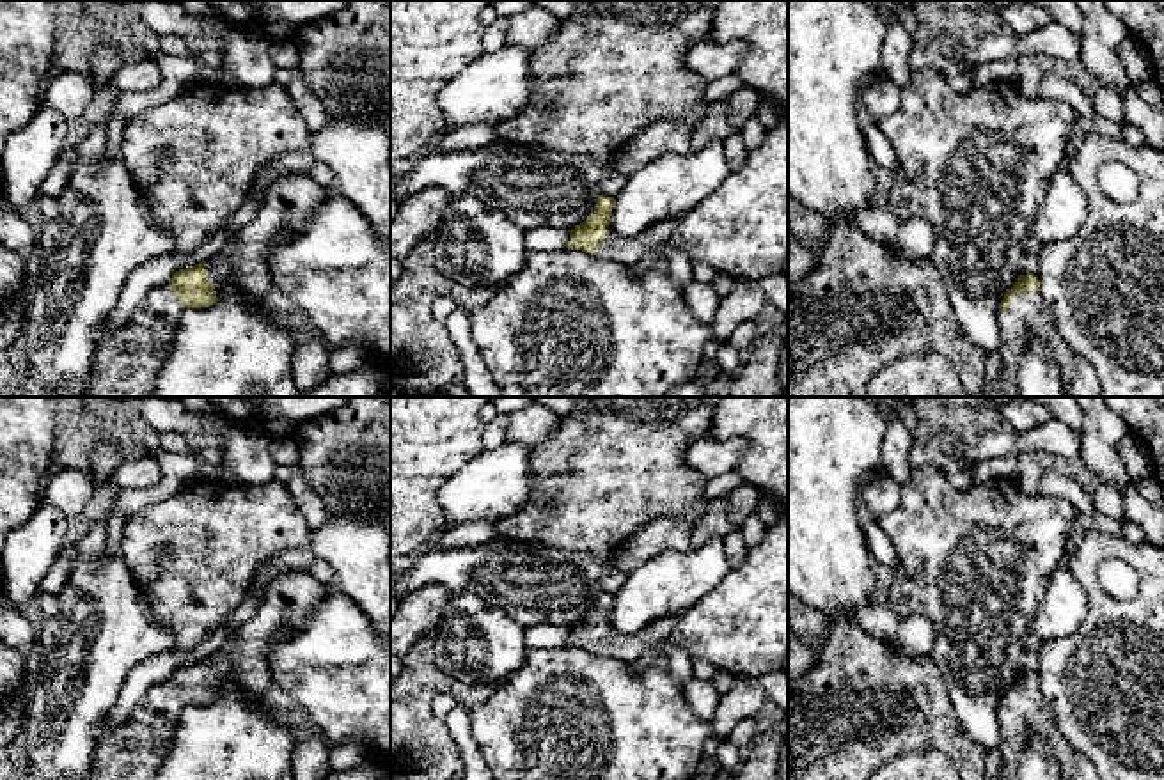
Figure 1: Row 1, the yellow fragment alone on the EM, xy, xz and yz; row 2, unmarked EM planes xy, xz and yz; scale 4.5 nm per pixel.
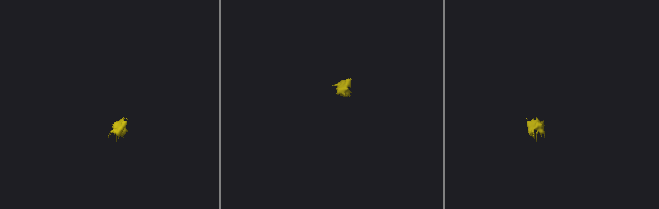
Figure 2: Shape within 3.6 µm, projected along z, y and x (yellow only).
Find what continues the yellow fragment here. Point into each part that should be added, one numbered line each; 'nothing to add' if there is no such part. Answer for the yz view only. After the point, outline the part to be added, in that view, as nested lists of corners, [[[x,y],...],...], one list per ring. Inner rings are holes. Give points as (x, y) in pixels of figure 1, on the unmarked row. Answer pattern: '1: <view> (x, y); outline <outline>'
1: yz (1028, 713); outline [[[1040,688],[1010,695],[1010,706],[997,709],[1003,762],[997,780],[1017,780],[1020,752],[1034,734],[1052,753],[1061,780],[1100,780],[1095,766],[1061,734]]]

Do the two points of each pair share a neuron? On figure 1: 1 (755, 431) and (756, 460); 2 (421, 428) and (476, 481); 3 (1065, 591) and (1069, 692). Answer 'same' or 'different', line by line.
1: same
2: different
3: different

